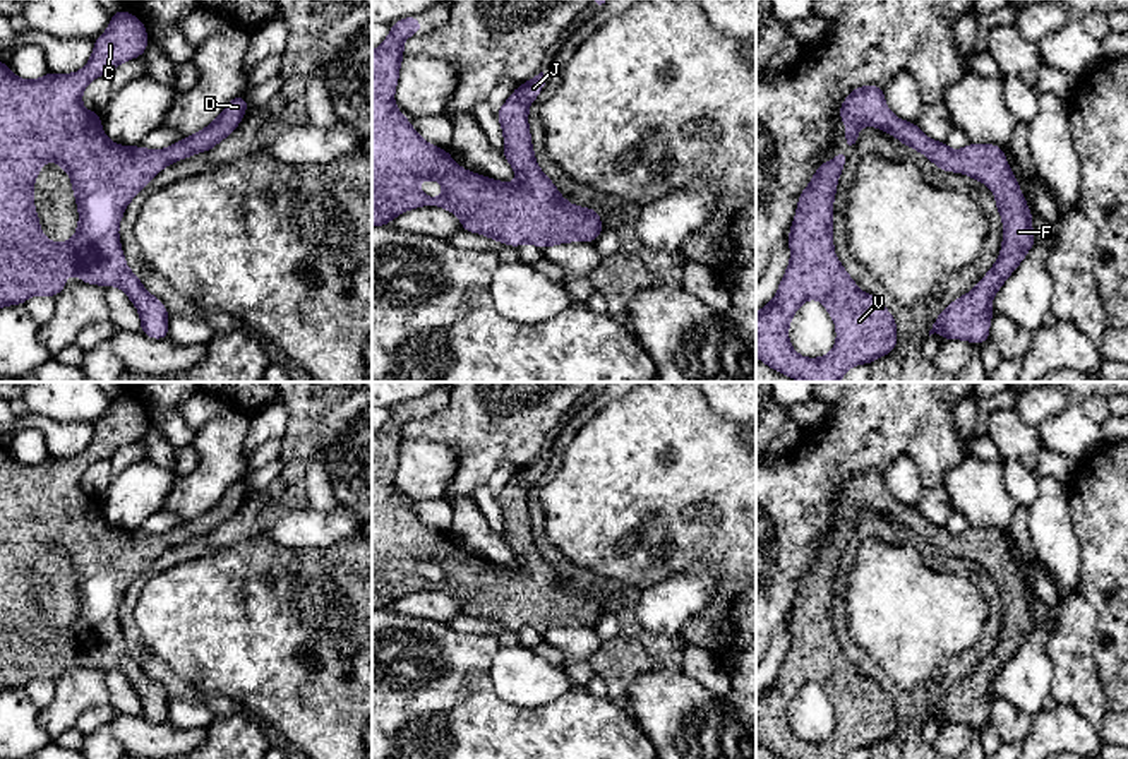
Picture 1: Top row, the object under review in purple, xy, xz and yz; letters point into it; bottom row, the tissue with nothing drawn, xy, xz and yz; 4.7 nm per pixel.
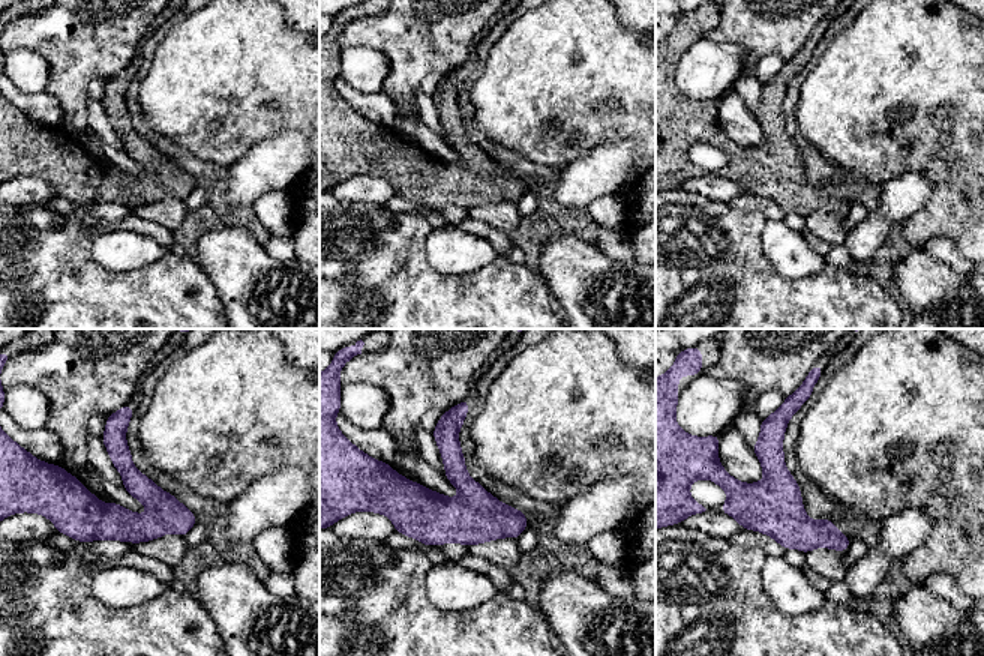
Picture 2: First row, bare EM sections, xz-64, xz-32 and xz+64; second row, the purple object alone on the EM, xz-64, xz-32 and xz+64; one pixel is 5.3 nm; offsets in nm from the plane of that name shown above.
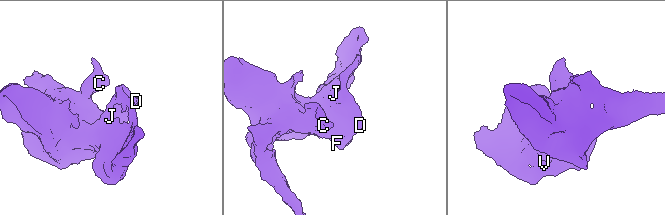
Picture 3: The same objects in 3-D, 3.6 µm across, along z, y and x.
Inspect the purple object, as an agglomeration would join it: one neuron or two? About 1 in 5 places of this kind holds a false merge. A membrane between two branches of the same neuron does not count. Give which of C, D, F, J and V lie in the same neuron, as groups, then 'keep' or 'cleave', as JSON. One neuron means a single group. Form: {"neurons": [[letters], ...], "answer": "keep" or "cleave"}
{"neurons": [["C", "D", "F", "J", "V"]], "answer": "keep"}

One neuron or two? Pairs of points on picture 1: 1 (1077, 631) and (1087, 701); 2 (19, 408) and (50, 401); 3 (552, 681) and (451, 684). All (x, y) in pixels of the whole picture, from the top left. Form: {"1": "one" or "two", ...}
{"1": "one", "2": "two", "3": "two"}

